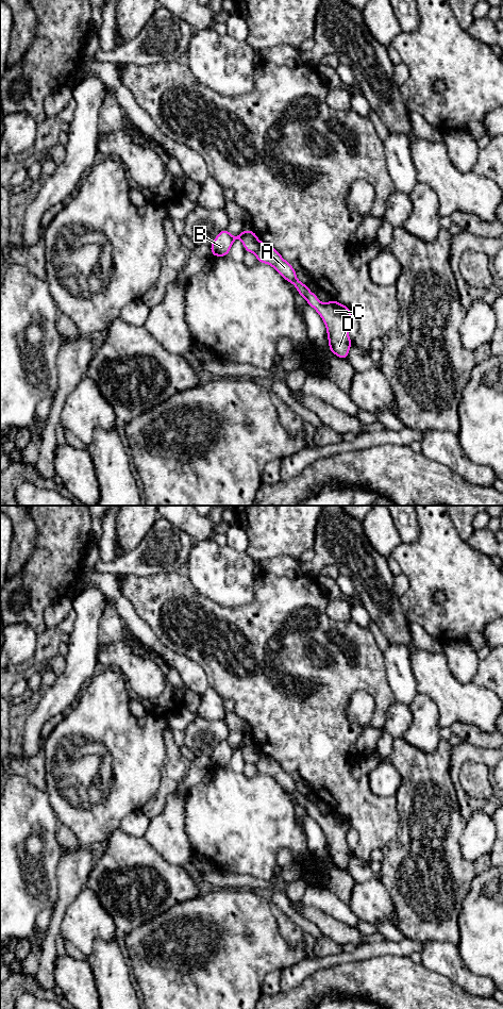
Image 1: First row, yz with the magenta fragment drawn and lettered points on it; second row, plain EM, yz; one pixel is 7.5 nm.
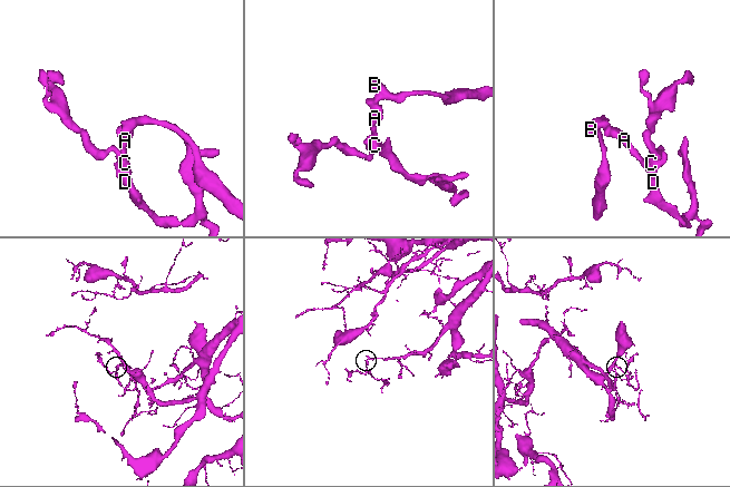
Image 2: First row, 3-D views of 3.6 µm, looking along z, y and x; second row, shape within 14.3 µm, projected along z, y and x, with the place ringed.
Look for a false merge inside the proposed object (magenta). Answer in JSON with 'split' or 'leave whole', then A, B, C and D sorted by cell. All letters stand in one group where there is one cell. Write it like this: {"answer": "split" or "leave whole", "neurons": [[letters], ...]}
{"answer": "split", "neurons": [["A", "C", "D"], ["B"]]}

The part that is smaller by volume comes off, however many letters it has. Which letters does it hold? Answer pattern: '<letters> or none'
A, C, D

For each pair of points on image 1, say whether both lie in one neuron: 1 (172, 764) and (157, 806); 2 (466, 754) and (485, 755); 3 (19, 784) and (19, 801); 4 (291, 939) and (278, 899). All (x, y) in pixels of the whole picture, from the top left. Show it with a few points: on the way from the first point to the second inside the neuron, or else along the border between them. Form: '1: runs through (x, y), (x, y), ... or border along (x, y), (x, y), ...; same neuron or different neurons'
1: runs through (166, 775), (166, 787), (161, 795); same neuron
2: runs through (470, 754), (481, 755); same neuron
3: runs through (19, 789), (19, 797); same neuron
4: border along (271, 900), (300, 926); different neurons

